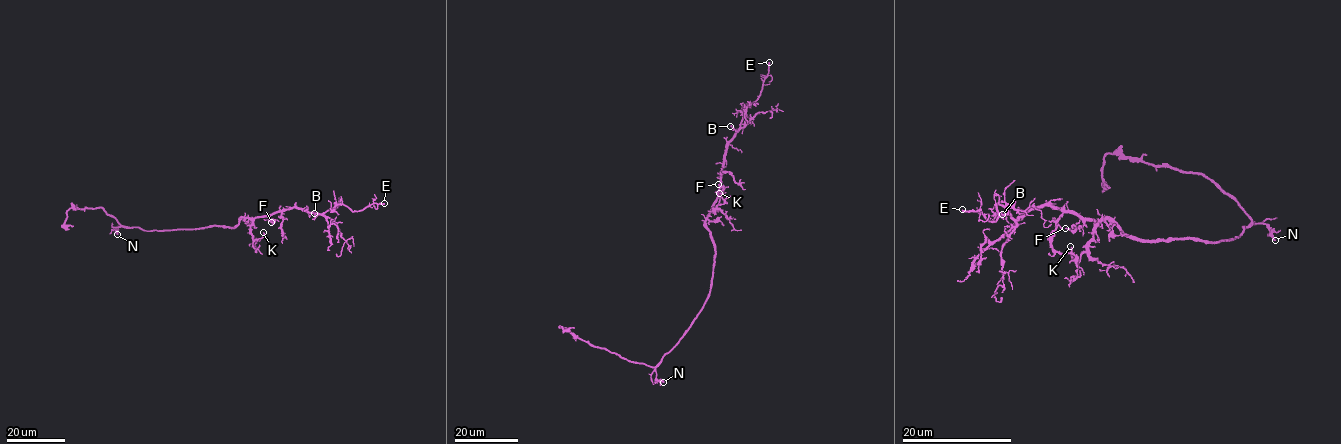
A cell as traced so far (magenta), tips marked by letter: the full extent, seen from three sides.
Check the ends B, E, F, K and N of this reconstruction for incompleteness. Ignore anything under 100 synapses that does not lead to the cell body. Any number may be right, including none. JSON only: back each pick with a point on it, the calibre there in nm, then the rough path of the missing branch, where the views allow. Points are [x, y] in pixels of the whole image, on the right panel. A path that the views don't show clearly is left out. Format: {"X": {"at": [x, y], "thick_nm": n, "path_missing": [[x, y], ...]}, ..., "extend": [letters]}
{"E": {"at": [962, 209], "thick_nm": 280}, "extend": ["E"]}

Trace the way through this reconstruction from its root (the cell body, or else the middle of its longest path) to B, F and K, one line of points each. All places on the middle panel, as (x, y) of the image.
B: (712, 276), (715, 243), (705, 219), (718, 193), (725, 144), (737, 130), (730, 126)
F: (712, 276), (715, 243), (705, 219), (717, 197), (718, 184)
K: (712, 276), (715, 243), (705, 219), (718, 204), (722, 194), (719, 193)

